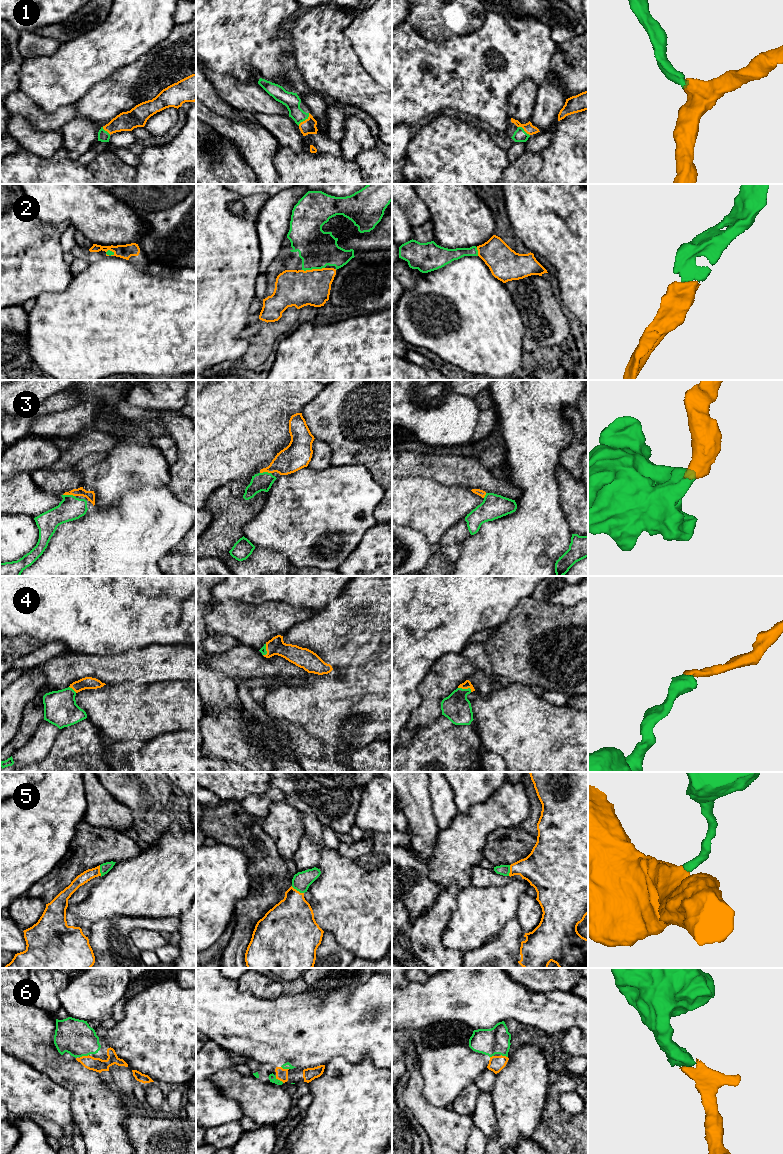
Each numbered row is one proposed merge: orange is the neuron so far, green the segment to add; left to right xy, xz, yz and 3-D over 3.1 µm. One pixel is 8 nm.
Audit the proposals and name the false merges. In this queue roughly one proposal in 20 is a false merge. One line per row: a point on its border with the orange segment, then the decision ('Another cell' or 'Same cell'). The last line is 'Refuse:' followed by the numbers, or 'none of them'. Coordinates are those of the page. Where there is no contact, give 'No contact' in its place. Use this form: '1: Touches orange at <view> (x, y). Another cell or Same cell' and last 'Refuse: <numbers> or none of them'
1: Touches orange at xz (305, 120). Same cell
2: Touches orange at xz (313, 269). Same cell
3: Touches orange at xy (69, 494). Same cell
4: Touches orange at yz (465, 688). Same cell
5: Touches orange at xz (296, 890). Same cell
6: Touches orange at xz (279, 1079). Same cell
Refuse: none of them

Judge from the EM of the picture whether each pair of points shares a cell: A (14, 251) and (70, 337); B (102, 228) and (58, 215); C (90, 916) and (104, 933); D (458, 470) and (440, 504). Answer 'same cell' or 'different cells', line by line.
A: different cells
B: same cell
C: different cells
D: different cells

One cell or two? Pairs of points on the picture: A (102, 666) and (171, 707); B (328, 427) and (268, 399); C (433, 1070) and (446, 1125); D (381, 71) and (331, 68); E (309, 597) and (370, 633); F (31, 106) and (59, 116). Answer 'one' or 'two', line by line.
A: two
B: two
C: two
D: two
E: two
F: one

